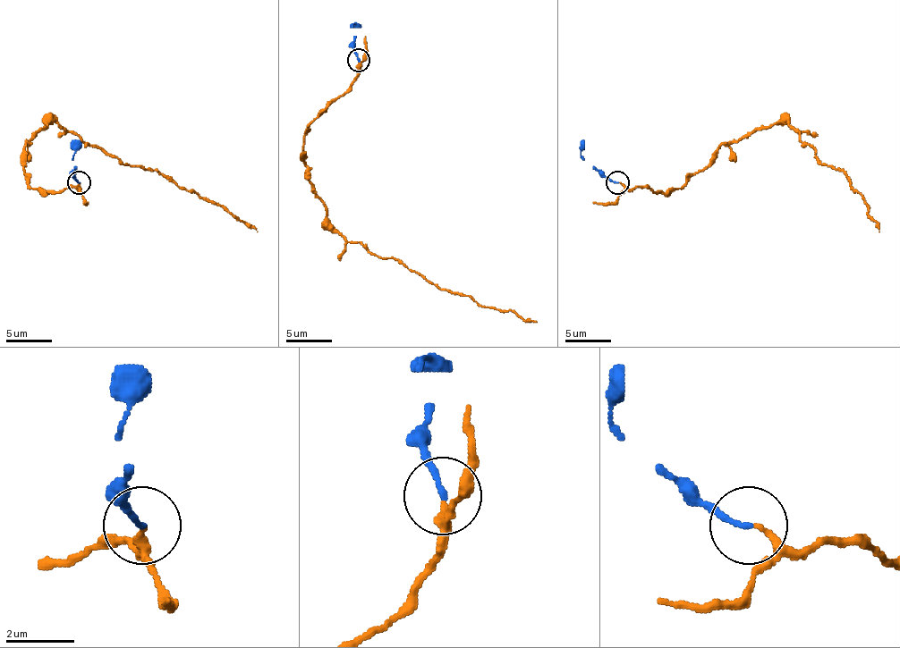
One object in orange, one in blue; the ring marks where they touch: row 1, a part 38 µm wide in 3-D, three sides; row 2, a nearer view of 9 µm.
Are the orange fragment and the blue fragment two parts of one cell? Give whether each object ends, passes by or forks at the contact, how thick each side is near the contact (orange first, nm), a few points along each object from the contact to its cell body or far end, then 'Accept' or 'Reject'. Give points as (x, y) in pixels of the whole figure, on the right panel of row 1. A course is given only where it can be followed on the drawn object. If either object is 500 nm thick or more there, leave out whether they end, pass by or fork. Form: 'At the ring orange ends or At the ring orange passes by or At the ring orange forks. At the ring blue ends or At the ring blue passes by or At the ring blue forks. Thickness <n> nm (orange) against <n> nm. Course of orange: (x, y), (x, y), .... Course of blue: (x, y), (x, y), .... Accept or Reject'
At the ring orange ends. At the ring blue ends. Thickness 200 nm (orange) against 150 nm. Course of orange: (619, 183), (671, 192), (701, 172), (719, 147), (784, 122), (820, 163), (847, 176), (879, 231). Course of blue: (616, 183), (605, 179), (584, 160), (580, 144), (584, 139). Accept

